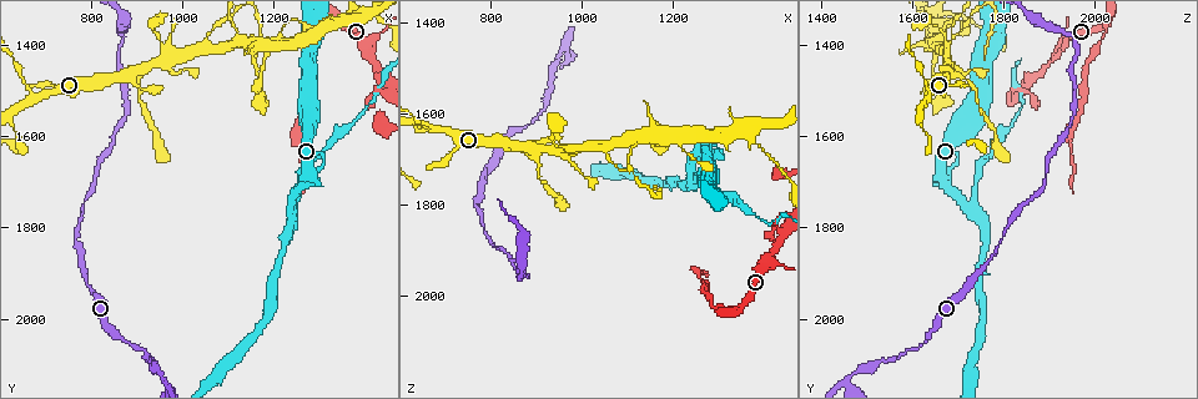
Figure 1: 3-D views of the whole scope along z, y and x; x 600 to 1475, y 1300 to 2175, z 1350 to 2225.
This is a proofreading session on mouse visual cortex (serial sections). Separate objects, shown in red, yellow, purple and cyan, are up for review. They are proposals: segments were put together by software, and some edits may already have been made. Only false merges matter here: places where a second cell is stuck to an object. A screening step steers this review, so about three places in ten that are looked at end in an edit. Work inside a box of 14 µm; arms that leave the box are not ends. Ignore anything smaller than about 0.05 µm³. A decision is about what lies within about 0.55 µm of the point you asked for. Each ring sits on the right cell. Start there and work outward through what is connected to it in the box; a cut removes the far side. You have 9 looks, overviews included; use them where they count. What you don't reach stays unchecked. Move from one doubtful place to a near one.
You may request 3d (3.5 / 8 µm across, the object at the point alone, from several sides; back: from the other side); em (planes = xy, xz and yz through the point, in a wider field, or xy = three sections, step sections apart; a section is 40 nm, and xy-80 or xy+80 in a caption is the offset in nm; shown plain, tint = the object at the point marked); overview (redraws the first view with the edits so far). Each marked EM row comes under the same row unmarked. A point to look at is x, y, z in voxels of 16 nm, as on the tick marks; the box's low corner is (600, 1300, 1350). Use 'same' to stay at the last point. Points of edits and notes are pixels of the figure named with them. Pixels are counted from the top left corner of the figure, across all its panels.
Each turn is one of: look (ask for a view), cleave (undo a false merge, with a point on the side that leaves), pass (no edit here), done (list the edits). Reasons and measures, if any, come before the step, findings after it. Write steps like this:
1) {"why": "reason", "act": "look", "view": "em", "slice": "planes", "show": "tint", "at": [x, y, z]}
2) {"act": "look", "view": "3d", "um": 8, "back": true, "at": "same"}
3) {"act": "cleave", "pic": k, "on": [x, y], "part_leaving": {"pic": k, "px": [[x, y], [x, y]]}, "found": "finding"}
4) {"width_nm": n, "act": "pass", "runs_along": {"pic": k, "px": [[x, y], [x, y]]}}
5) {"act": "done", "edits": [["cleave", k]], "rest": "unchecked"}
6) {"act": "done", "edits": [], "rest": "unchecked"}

{"why": "two arms in line, one across", "act": "look", "view": "3d", "um": 3.5, "at": [1235, 1750, 1720]}

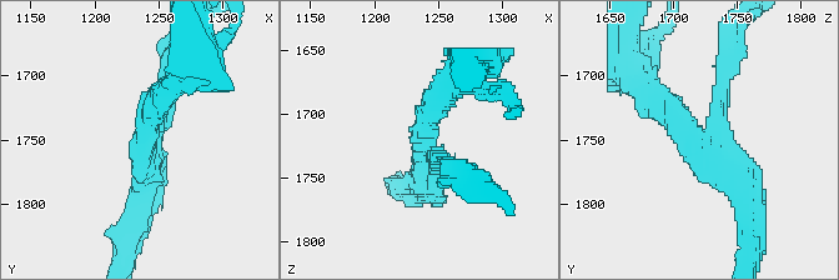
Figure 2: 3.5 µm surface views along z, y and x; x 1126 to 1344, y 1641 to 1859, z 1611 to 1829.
{"act": "look", "view": "em", "slice": "planes", "show": "tint", "at": [1242, 1750, 1718]}

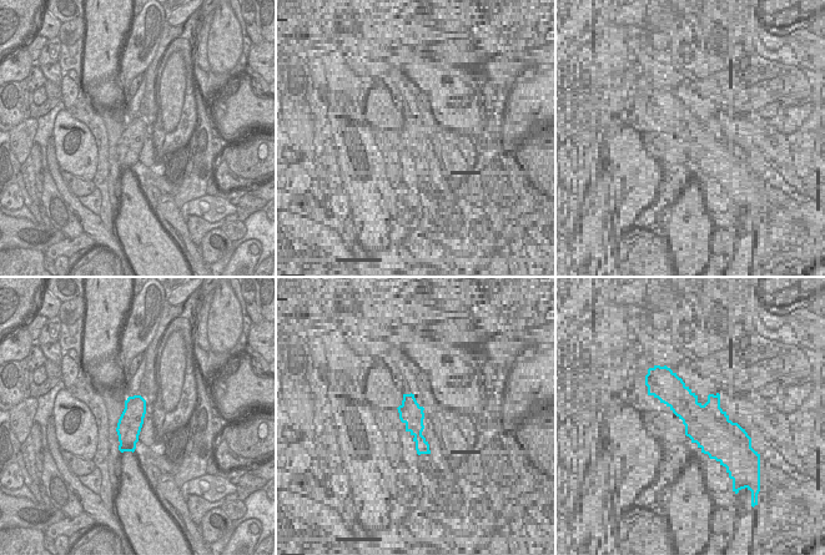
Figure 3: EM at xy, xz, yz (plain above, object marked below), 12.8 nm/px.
{"arms": 3, "arm_widths_nm": [200, 350, 350], "act": "cleave", "pic": 2, "on": [721, 86], "part_leaving": {"pic": 2, "px": [[709, 130], [717, 123], [729, 34]]}, "found": "two cells meet here"}

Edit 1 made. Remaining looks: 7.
{"act": "look", "view": "overview"}

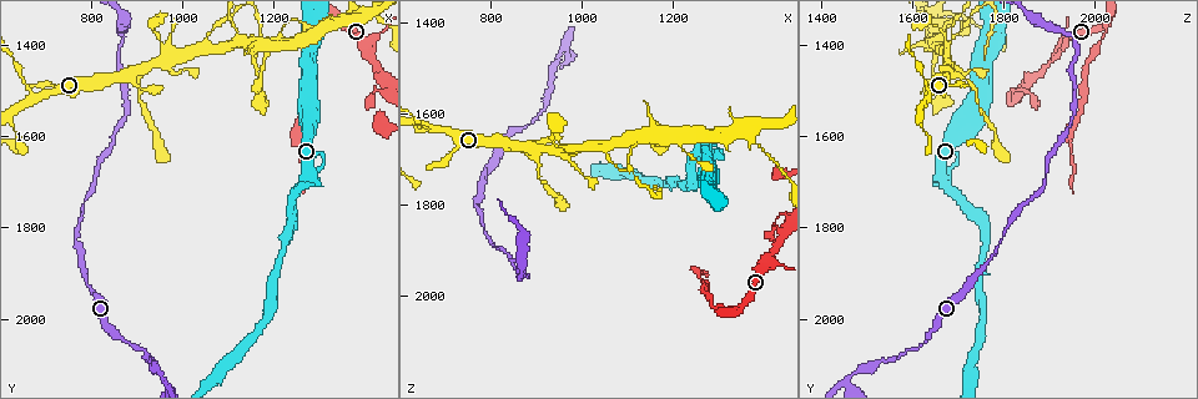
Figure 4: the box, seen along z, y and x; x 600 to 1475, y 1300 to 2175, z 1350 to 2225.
{"why": "thick turns thin", "act": "look", "view": "3d", "um": 3.5, "at": [800, 1935, 1715]}

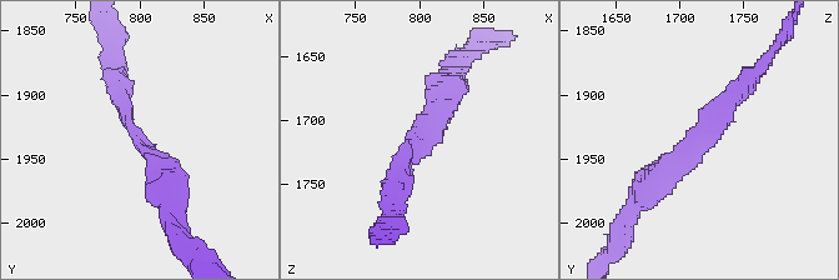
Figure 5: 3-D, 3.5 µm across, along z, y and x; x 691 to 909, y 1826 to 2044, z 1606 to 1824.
{"arm_widths_nm": [200, 350], "why": "now the EM", "act": "look", "view": "em", "slice": "planes", "show": "tint", "at": [804, 1936, 1718]}

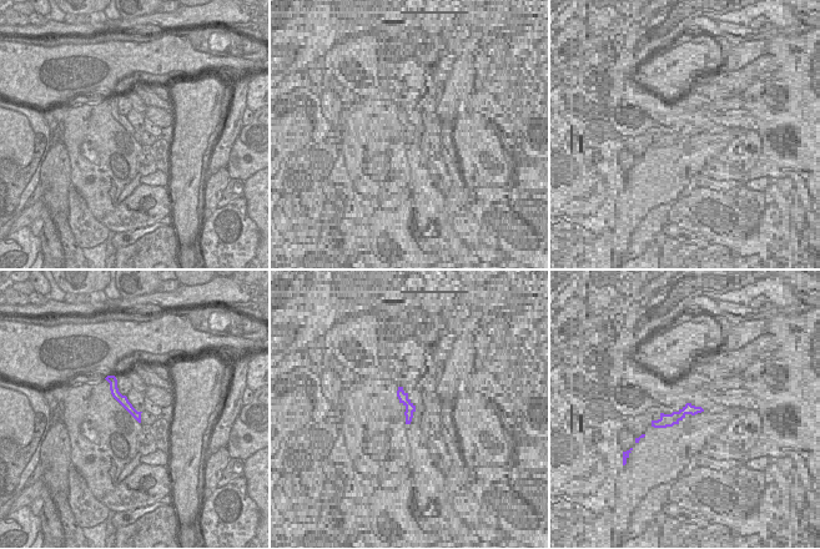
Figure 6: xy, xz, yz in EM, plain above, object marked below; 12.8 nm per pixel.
{"act": "pass", "runs_along": {"pic": 5, "px": [[646, 193], [752, 74]]}, "found": "continuous, no second cell"}

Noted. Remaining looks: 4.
{"why": "arms part here", "act": "look", "view": "3d", "um": 3.5, "at": [895, 1460, 1680]}

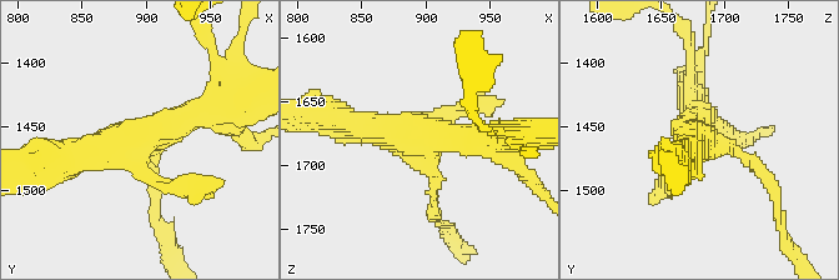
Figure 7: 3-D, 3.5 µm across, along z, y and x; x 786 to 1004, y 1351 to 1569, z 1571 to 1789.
{"act": "look", "view": "em", "slice": "xy", "step": 5, "show": "tint", "at": [898, 1456, 1678]}

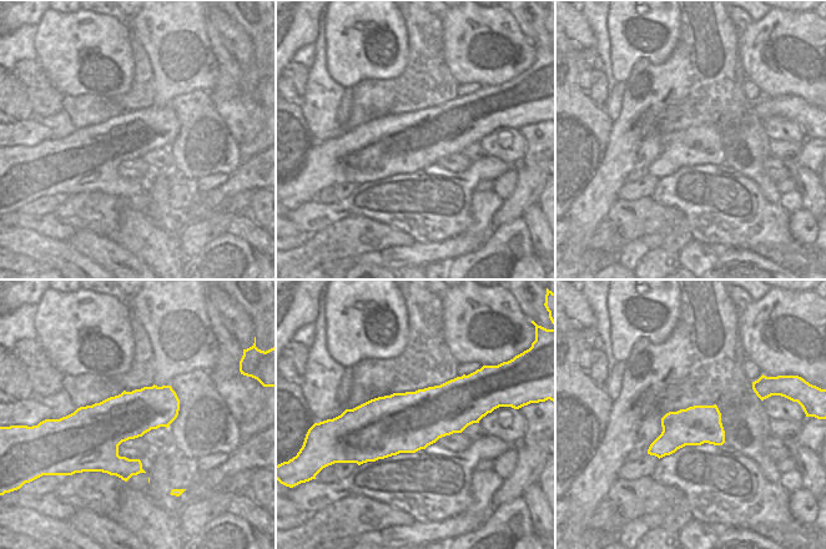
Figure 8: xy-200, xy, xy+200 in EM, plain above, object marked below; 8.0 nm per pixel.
{"act": "look", "view": "em", "slice": "xy", "step": 1, "show": "tint", "at": "same"}

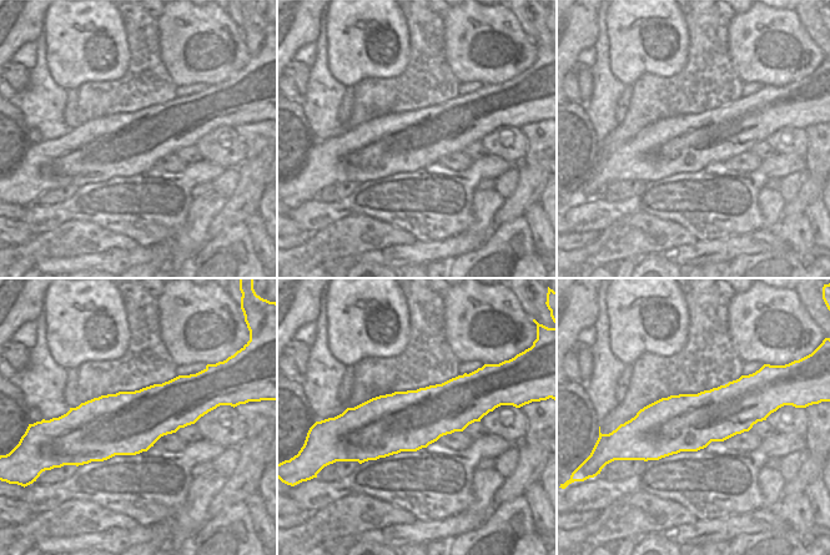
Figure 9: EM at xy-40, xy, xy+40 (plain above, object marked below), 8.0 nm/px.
{"width_nm": 480, "act": "pass", "runs_along": {"pic": 7, "px": [[71, 163], [221, 109]]}, "found": "continuous, no second cell"}

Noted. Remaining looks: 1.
{"act": "done", "edits": [["cleave", 2]], "rest": "unchecked"}

